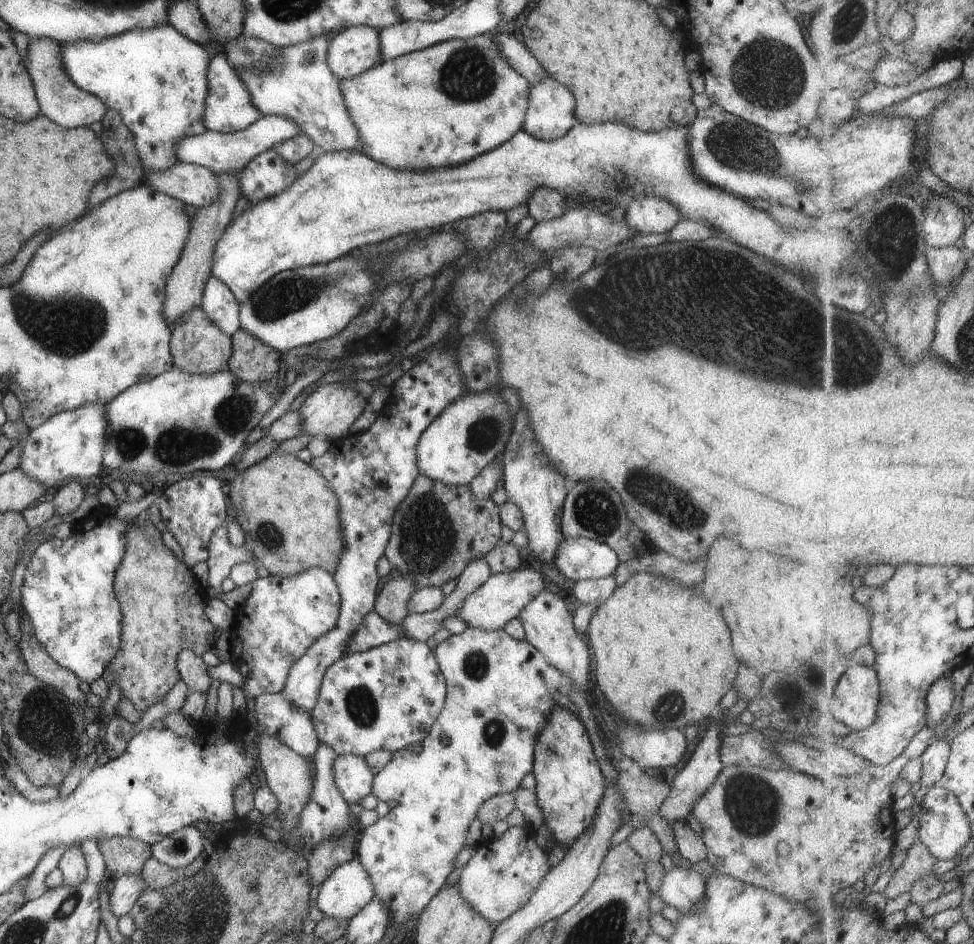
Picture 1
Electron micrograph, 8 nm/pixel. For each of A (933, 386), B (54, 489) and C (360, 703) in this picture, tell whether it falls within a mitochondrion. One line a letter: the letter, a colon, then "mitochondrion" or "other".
A: other
B: other
C: mitochondrion

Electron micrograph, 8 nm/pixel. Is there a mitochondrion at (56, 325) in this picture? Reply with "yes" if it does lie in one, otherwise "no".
yes

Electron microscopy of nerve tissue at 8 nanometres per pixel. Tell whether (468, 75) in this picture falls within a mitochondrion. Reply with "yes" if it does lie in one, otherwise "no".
yes

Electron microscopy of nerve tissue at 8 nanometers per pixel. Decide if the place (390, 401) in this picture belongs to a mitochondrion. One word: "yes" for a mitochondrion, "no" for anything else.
no

